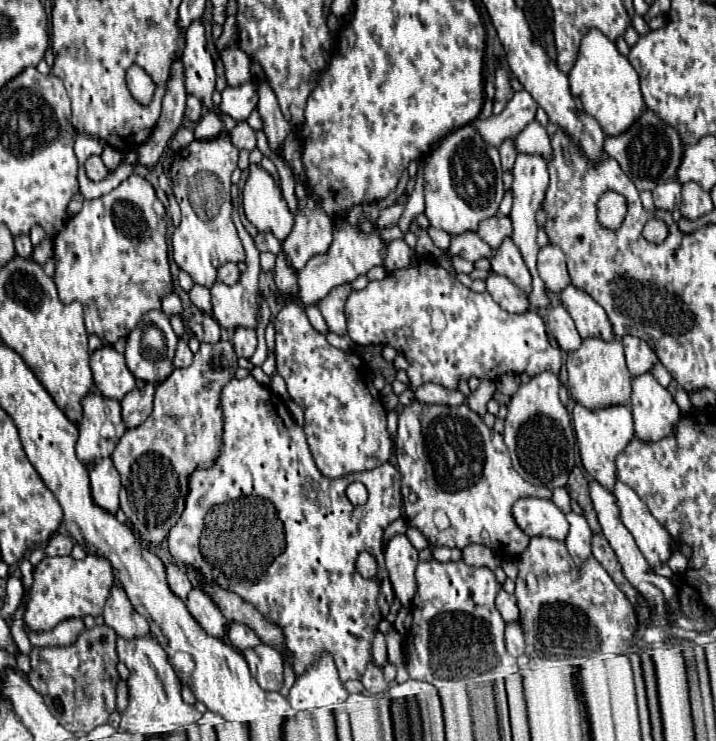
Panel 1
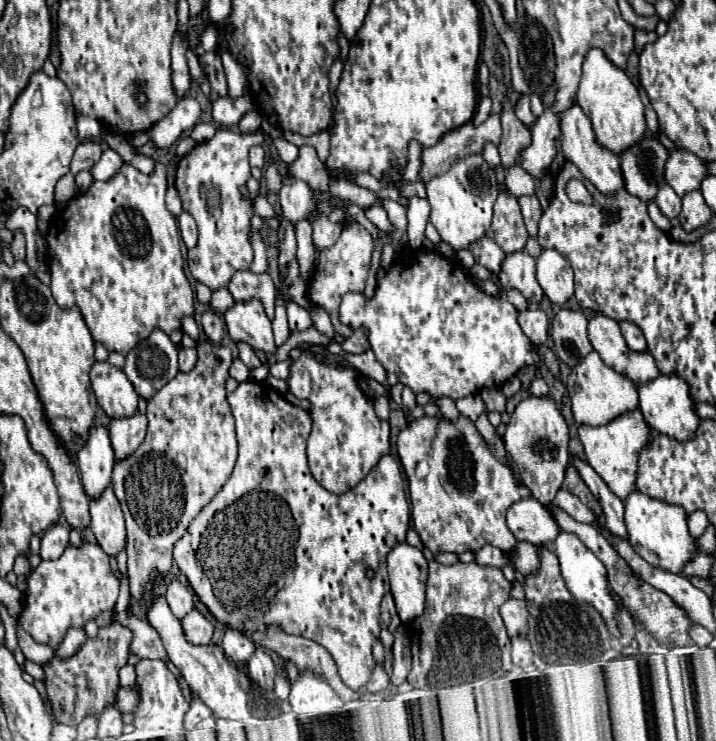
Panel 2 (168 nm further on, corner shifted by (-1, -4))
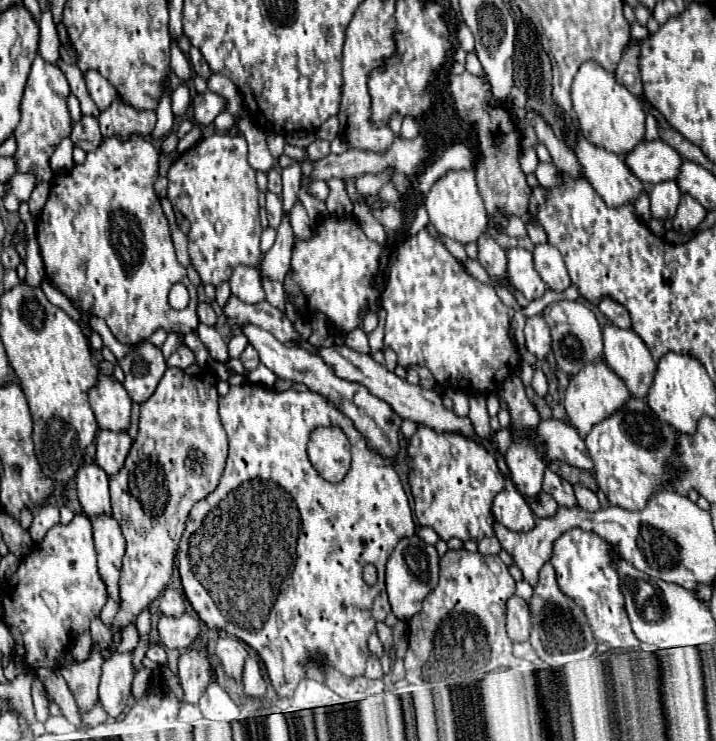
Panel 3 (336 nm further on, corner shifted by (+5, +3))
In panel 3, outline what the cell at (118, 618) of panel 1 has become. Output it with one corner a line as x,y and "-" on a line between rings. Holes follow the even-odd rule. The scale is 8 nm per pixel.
149,644
149,650
147,650
147,658
155,664
165,664
167,662
167,656
165,656
165,650
161,644

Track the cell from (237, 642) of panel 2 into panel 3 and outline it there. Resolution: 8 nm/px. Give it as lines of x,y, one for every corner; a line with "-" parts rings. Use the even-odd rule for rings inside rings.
221,636
217,640
217,648
215,654
219,656
225,672
233,678
233,680
241,680
241,672
243,672
243,662
247,656
247,650
243,648
241,640
231,638
231,636

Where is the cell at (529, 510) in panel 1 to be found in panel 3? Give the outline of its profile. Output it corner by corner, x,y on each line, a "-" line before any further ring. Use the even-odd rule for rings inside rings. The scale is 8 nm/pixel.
505,488
493,500
493,516
499,524
515,532
529,532
535,528
535,516
527,500
513,488

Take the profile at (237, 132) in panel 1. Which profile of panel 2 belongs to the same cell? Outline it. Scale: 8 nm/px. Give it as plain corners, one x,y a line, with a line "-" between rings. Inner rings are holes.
251,147
249,163
251,163
251,167
259,167
259,169
265,167
265,151
263,151
263,147

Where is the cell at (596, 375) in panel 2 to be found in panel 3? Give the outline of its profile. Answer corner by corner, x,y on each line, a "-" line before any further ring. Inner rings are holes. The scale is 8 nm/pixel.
597,362
597,364
583,366
575,376
571,376
569,386
565,390
565,410
571,424
577,428
579,436
585,438
589,434
589,428
593,428
593,424
609,418
629,398
631,398
631,392
625,386
625,382
605,362

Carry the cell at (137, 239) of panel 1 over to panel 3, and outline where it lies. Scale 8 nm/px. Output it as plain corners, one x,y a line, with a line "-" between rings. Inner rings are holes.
131,136
127,142
121,142
119,138
105,138
101,142
101,146
93,152
87,154
87,160
85,164
75,164
73,170
69,174
57,174
55,176
55,184
51,188
51,194
49,194
49,200
39,216
39,224
37,224
37,240
39,240
39,246
41,246
41,256
43,256
43,262
45,262
45,274
47,278
51,280
51,284
55,284
55,288
59,288
71,302
77,302
79,304
79,312
83,314
83,322
89,324
89,318
91,316
97,316
97,318
103,318
109,326
109,330
113,332
113,336
121,342
121,344
137,344
141,340
145,340
147,336
151,336
157,328
163,328
167,332
181,332
181,334
187,334
191,330
197,330
199,326
199,320
197,320
197,288
191,284
191,280
187,278
187,272
185,268
177,262
177,256
175,256
175,250
173,250
173,242
171,242
171,230
169,230
169,222
161,210
161,202
159,202
159,196
155,194
155,180
157,180
157,170
159,170
159,152
153,148
153,144
147,140
147,138
141,138
141,136
-
177,282
183,282
189,290
189,306
185,310
173,310
167,302
167,294
171,290
173,284

